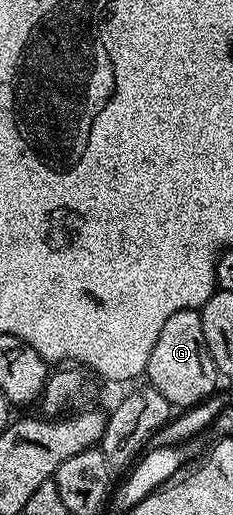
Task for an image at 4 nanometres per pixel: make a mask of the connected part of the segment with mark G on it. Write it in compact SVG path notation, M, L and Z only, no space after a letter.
M199 310L173 312L173 316L165 320L165 328L161 328L157 344L153 344L145 378L149 385L161 392L161 396L165 396L165 400L169 400L175 408L196 406L216 393L217 371L207 351Z

